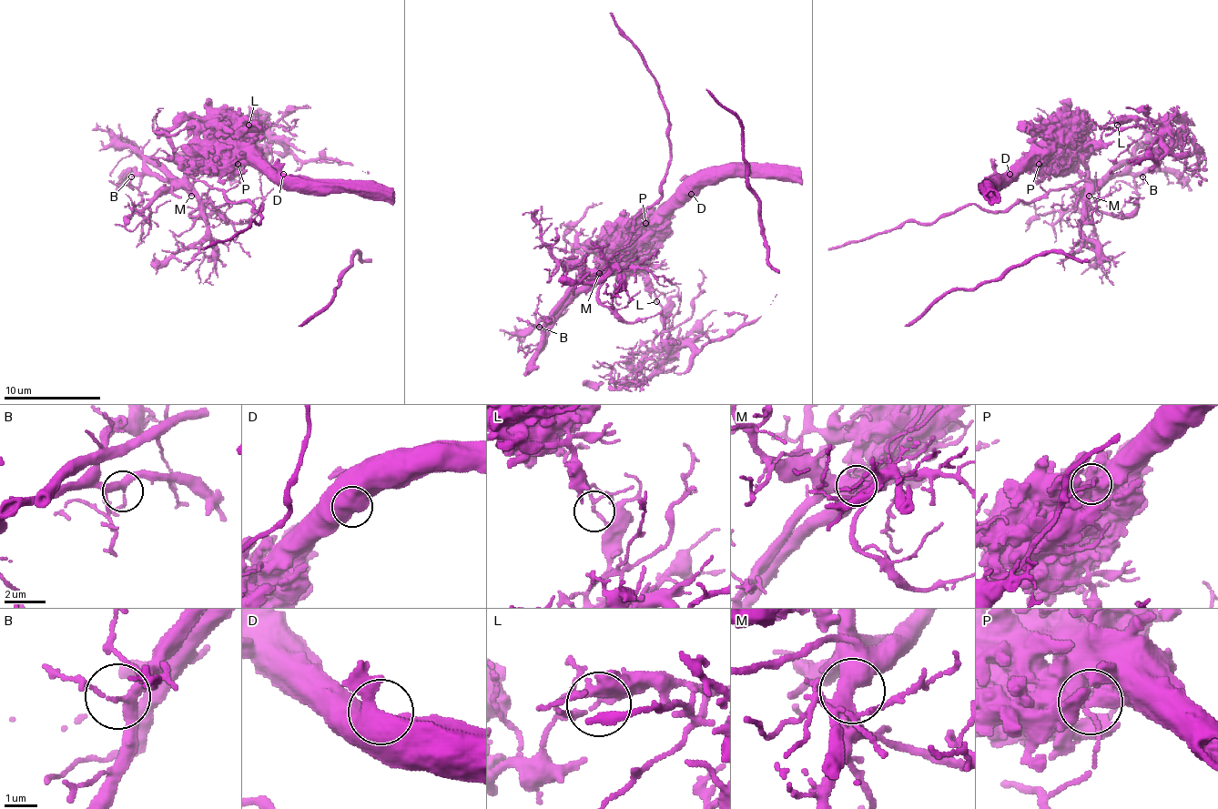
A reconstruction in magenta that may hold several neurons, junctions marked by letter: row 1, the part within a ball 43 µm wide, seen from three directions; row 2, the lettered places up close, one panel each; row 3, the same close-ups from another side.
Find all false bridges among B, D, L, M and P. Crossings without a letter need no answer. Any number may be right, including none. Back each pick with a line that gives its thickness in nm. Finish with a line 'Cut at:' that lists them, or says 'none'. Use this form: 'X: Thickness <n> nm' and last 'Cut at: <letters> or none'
L: Thickness 120 nm
P: Thickness 550 nm
Cut at: L, P

